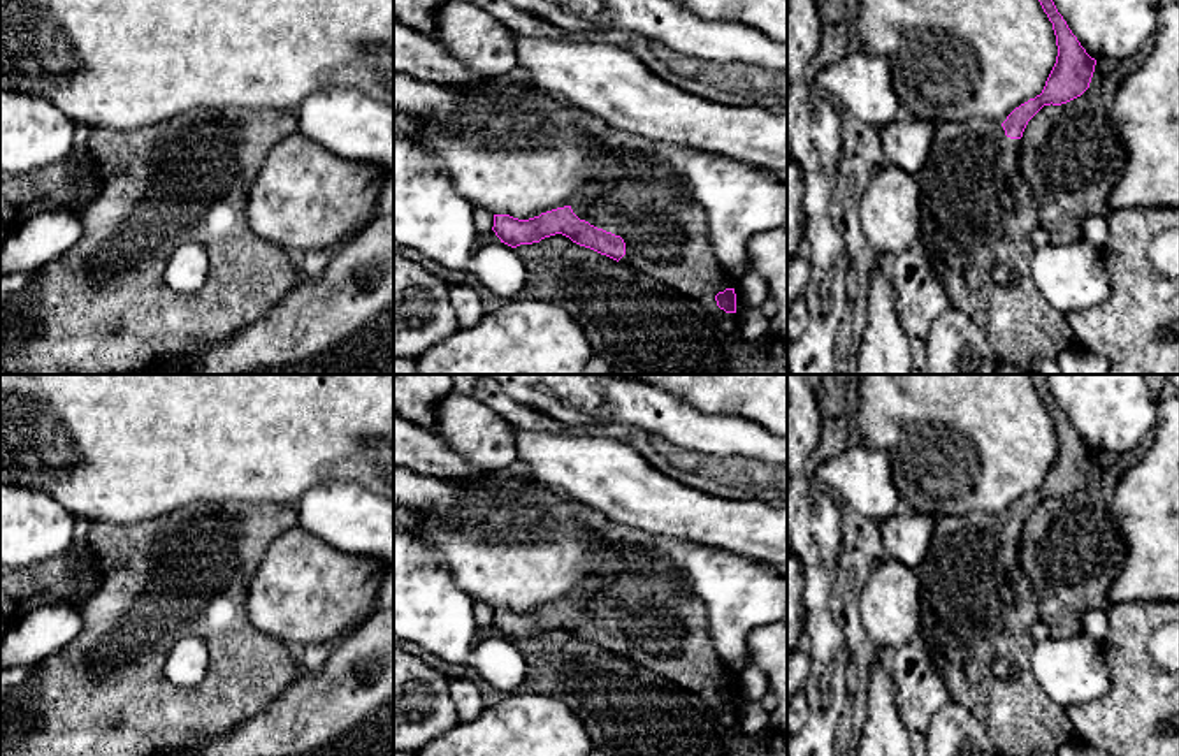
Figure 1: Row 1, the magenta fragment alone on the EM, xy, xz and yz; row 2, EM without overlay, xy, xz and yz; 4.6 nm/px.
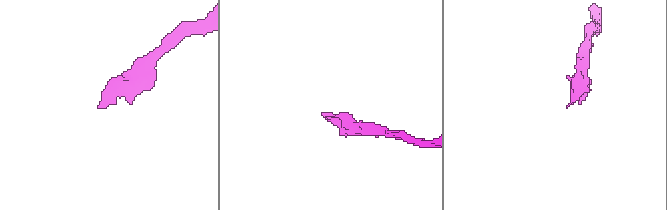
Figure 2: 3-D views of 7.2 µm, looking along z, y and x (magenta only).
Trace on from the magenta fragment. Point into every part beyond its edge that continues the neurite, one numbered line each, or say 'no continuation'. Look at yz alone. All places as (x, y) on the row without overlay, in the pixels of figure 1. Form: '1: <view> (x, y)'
1: yz (977, 605)

